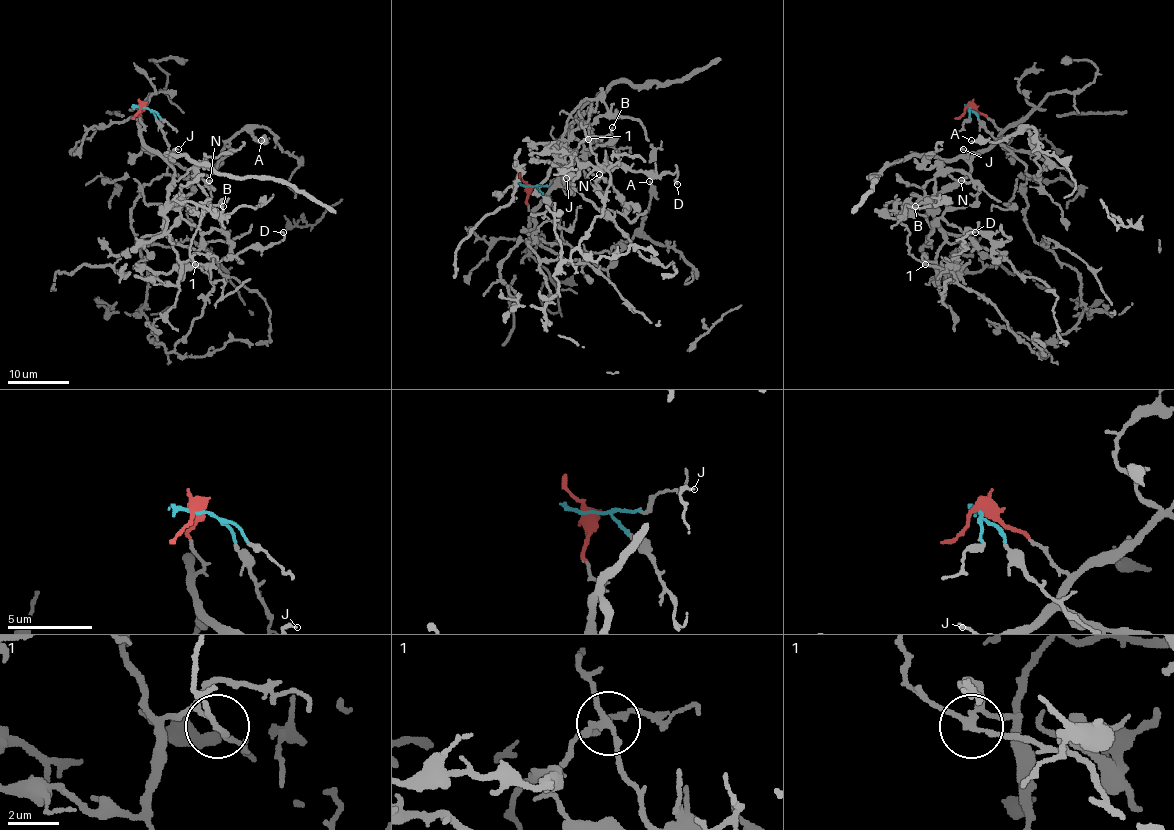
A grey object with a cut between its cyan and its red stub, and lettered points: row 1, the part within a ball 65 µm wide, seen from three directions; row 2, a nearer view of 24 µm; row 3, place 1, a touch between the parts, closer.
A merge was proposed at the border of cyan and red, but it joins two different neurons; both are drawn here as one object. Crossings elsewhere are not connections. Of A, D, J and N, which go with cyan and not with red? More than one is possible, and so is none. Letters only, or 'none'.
D, N

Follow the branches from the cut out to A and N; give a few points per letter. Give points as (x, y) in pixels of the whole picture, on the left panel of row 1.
A: (142, 107), (143, 150), (191, 169), (197, 164), (211, 166), (220, 158), (224, 144), (242, 130), (261, 141)
N: (142, 107), (169, 166), (131, 229), (170, 352), (213, 290), (190, 253), (211, 209), (180, 196), (209, 179)

